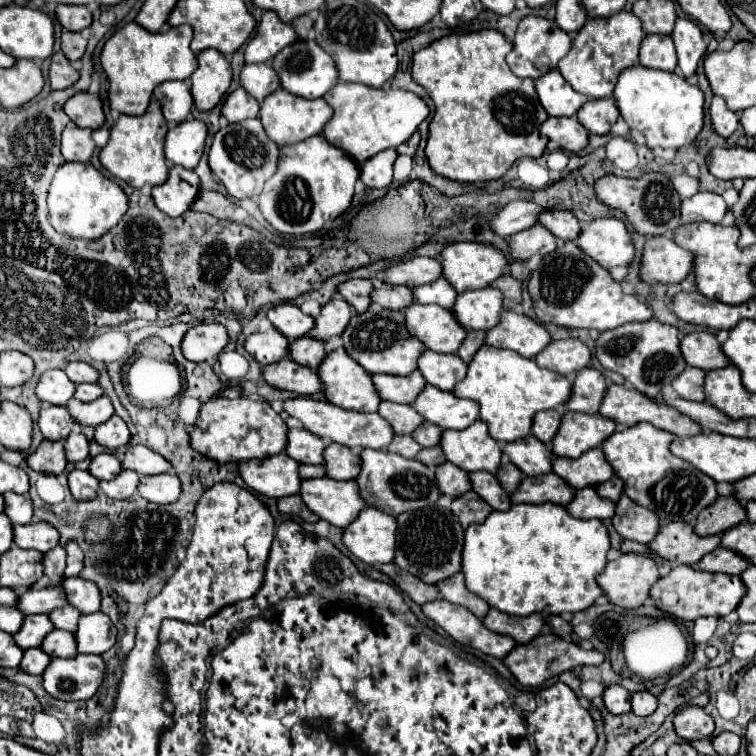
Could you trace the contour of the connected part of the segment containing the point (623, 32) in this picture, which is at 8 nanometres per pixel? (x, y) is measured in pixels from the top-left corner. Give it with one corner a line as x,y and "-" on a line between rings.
618,12
608,18
588,18
584,28
574,36
570,52
560,60
558,70
564,80
588,98
610,98
616,78
624,68
638,64
638,50
644,38
642,24
632,12

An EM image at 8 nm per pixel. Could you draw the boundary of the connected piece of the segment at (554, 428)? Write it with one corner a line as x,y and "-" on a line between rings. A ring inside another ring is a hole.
544,410
544,412
538,412
534,416
532,434
540,442
550,444
552,442
552,436
558,432
558,426
560,426
560,414
556,410

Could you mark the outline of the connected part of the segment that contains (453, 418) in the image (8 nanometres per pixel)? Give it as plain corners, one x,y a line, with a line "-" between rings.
430,384
424,386
424,390
418,394
418,398
412,402
412,408
428,422
440,426
440,428
468,428
468,424
476,422
476,404
472,400
456,400
450,392
440,392
432,388

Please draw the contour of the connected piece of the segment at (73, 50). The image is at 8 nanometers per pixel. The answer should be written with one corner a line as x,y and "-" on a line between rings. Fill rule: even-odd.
64,32
62,34
62,52
70,62
76,62
84,56
86,50
86,40
82,38
80,32

